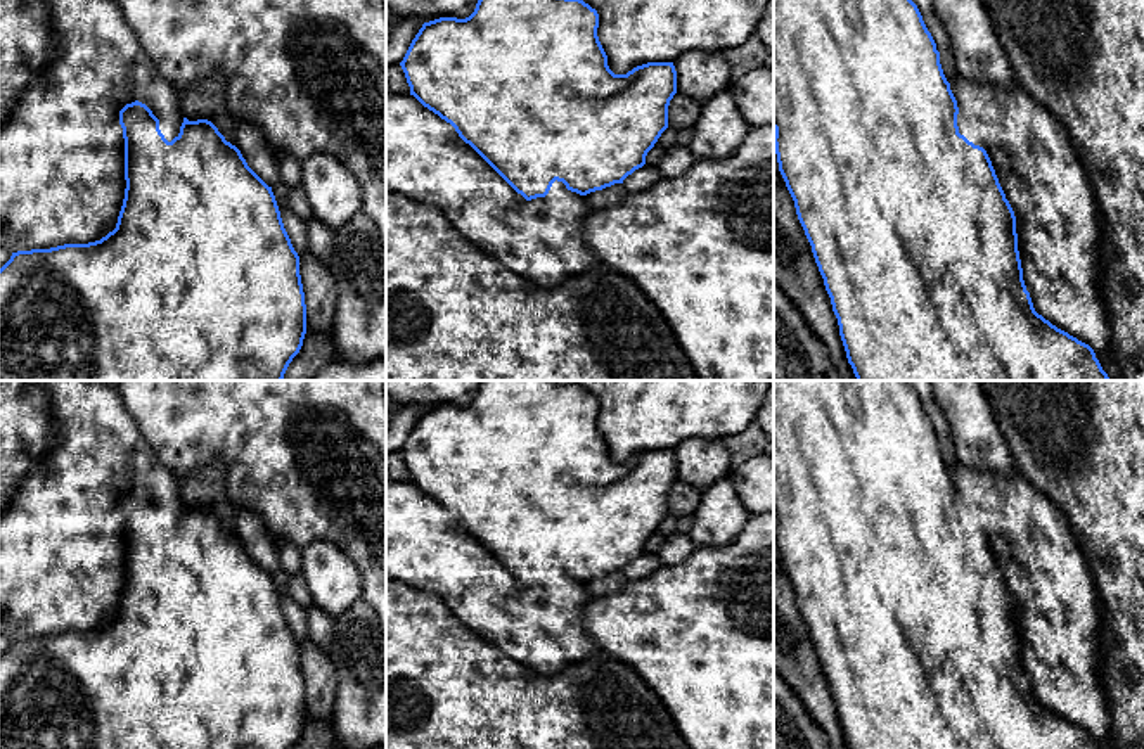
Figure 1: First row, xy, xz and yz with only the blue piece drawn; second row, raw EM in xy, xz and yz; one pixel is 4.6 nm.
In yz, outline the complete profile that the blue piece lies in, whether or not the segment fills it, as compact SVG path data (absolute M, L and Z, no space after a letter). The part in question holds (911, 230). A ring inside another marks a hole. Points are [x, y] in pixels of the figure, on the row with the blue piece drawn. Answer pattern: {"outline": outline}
{"outline": "M774 0L774 145L779 171L812 246L857 381L1111 381L1089 344L1035 311L1023 280L1014 211L987 150L959 133L957 114L940 52L912 0Z"}

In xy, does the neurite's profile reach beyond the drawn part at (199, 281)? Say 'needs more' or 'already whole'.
already whole

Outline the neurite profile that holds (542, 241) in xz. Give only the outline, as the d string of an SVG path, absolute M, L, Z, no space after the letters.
M386 93L386 192L441 211L464 239L531 284L554 287L599 263L583 239L583 221L594 211L585 195L556 180L545 197L526 201L410 93Z

